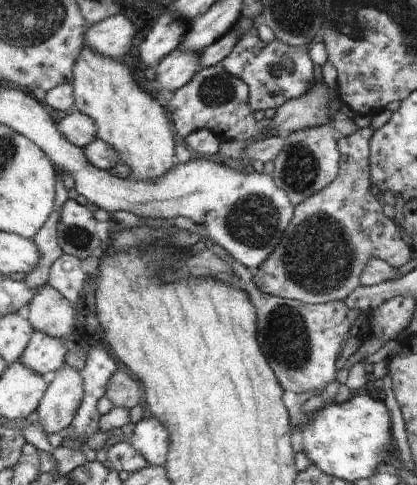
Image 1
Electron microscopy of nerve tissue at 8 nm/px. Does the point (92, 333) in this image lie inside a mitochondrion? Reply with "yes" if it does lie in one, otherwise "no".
no

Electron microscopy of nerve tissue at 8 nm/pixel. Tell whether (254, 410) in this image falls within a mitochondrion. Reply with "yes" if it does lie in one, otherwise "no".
no

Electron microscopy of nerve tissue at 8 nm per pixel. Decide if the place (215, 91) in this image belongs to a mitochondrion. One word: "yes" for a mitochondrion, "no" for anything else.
yes

